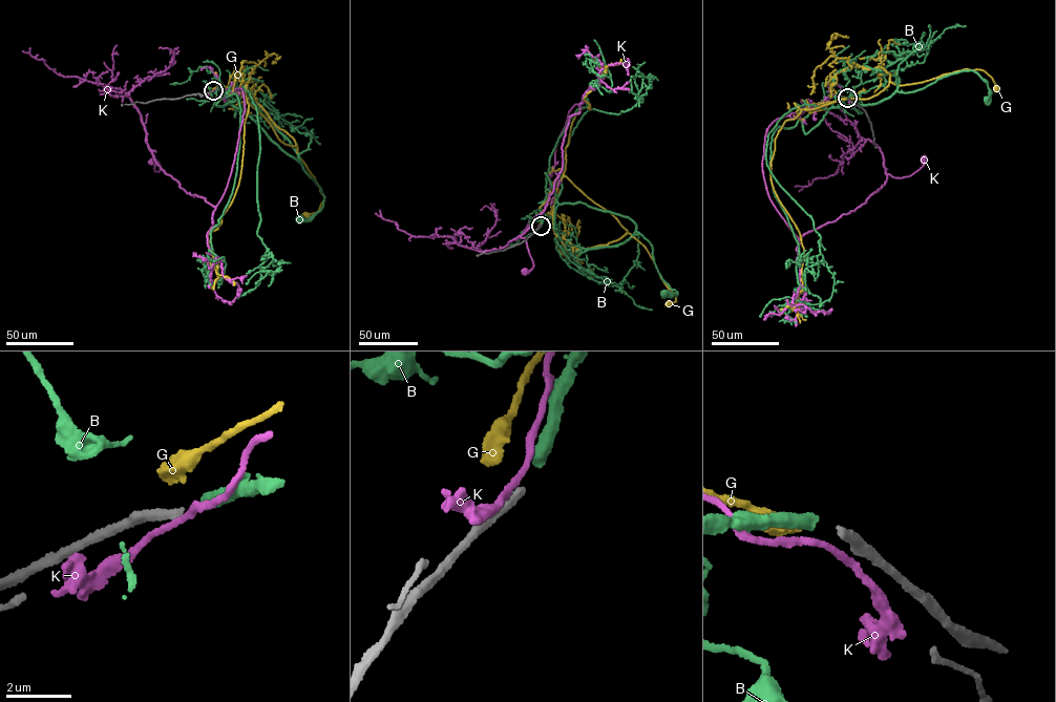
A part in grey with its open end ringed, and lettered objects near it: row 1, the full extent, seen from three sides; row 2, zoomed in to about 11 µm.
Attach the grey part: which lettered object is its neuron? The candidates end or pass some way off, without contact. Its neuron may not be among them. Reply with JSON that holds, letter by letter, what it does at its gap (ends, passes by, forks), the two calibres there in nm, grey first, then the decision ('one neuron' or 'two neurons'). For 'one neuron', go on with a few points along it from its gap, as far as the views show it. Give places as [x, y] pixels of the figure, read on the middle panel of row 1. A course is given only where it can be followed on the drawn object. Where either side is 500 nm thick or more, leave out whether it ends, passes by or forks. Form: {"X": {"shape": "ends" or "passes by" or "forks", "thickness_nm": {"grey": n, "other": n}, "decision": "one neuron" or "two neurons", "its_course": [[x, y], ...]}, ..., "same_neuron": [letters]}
{"B": {"shape": "ends", "thickness_nm": {"grey": 260, "other": 360}, "decision": "two neurons"}, "G": {"shape": "ends", "thickness_nm": {"grey": 260, "other": 480}, "decision": "two neurons"}, "K": {"shape": "passes by", "thickness_nm": {"grey": 260, "other": 170}, "decision": "two neurons"}, "same_neuron": []}

